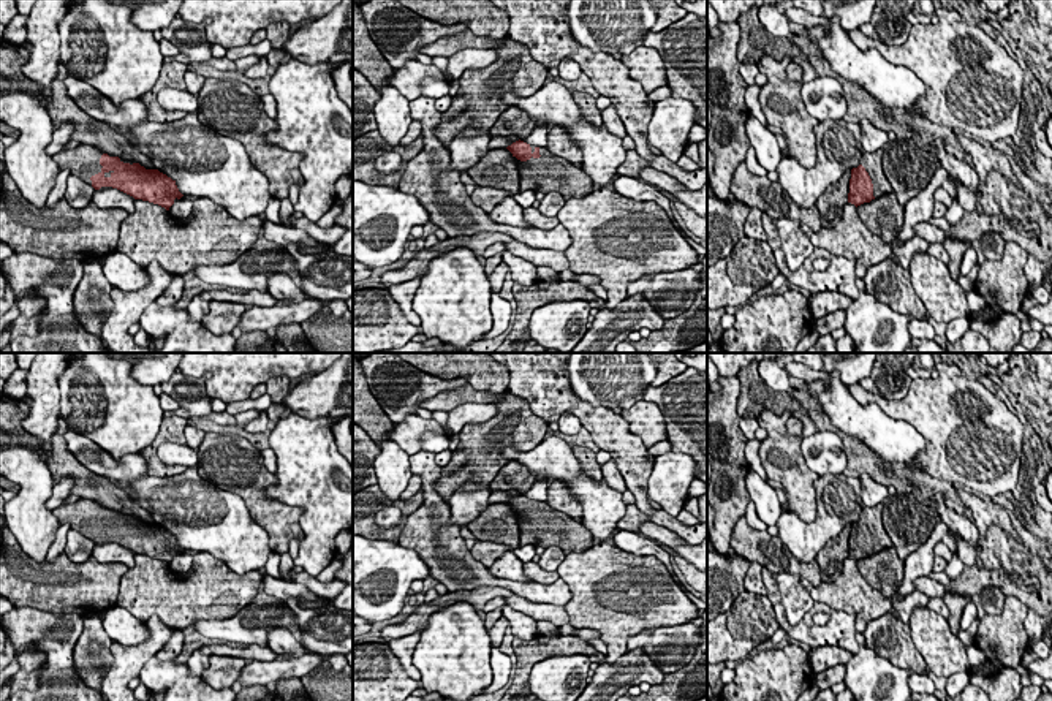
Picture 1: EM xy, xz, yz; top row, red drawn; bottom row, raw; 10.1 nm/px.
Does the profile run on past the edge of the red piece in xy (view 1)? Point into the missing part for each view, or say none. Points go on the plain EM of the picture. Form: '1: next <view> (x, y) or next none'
1: next xy (83, 516)

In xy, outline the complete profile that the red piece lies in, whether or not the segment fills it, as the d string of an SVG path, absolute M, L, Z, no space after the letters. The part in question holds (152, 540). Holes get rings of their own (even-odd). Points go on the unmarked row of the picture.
M79 498L74 503L60 505L52 513L59 524L68 524L95 544L112 541L134 554L158 559L166 565L176 552L184 551L176 535L158 524L146 524L139 517L123 517L119 511L108 510L93 500Z

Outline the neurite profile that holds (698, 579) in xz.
M672 552L674 560L685 576L687 582L696 590L707 595L707 571L698 570L691 562L682 557L679 552Z

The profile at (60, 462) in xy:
M60 422L57 432L51 438L52 453L46 456L54 483L70 476L76 481L71 495L93 500L120 514L128 513L131 517L139 517L146 524L155 524L152 516L139 503L130 498L125 486L92 473L66 449L66 430L68 426Z

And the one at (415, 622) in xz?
M479 587L473 590L457 590L440 595L430 603L414 606L414 611L407 619L395 625L388 625L381 630L381 638L397 639L413 633L421 633L427 627L429 617L454 603L468 603L476 611L481 611L486 603L495 597L513 597L514 593L505 587Z

